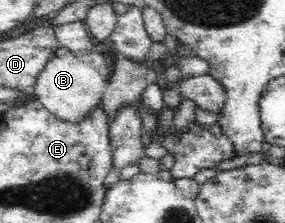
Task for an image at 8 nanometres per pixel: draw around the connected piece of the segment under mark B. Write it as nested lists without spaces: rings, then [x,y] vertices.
[[[56,46],[50,53],[46,65],[38,73],[35,82],[35,99],[58,120],[62,122],[80,122],[101,103],[110,77],[109,56],[95,50],[83,50],[74,53],[73,50]]]

